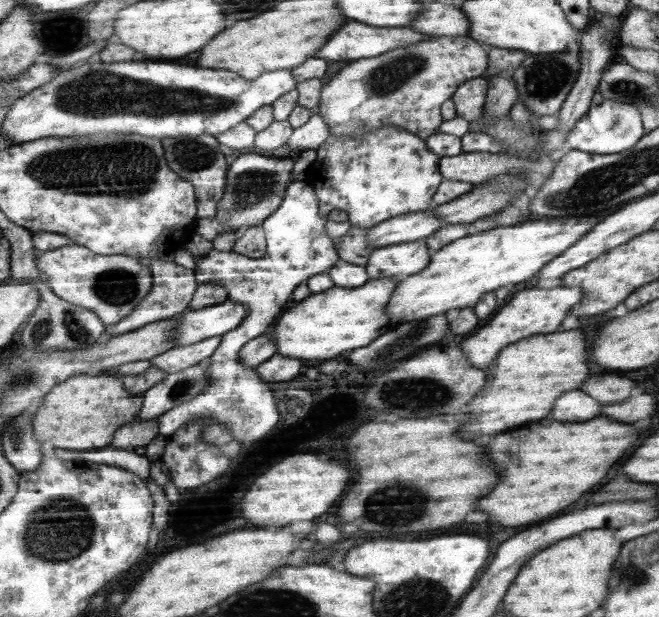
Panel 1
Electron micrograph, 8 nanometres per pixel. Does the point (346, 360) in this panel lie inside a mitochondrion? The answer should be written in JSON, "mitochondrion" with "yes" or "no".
{"mitochondrion":"no"}

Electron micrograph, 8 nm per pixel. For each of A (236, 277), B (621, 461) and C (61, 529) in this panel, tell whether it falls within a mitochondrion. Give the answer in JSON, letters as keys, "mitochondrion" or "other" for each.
{"A":"mitochondrion","B":"other","C":"mitochondrion"}

